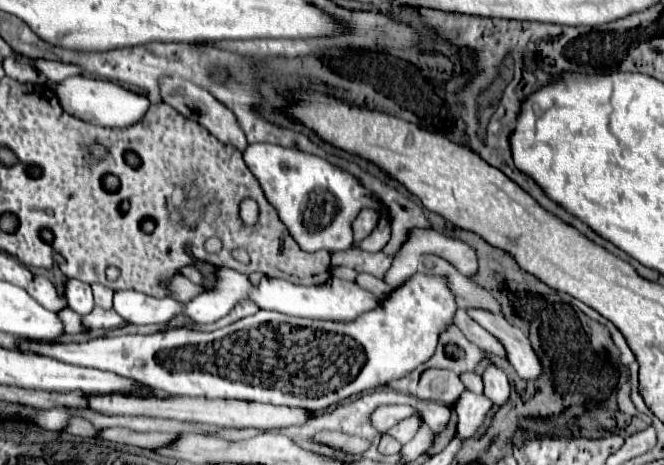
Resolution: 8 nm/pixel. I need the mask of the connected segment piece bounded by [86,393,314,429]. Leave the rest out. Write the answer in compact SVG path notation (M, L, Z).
M90 395L86 397L88 407L108 415L148 415L162 419L178 419L190 423L204 423L216 427L258 427L258 429L274 429L274 427L292 427L304 425L314 415L306 409L298 407L278 407L272 403L256 403L256 401L238 401L238 399L204 399L204 397L134 397L134 395Z

